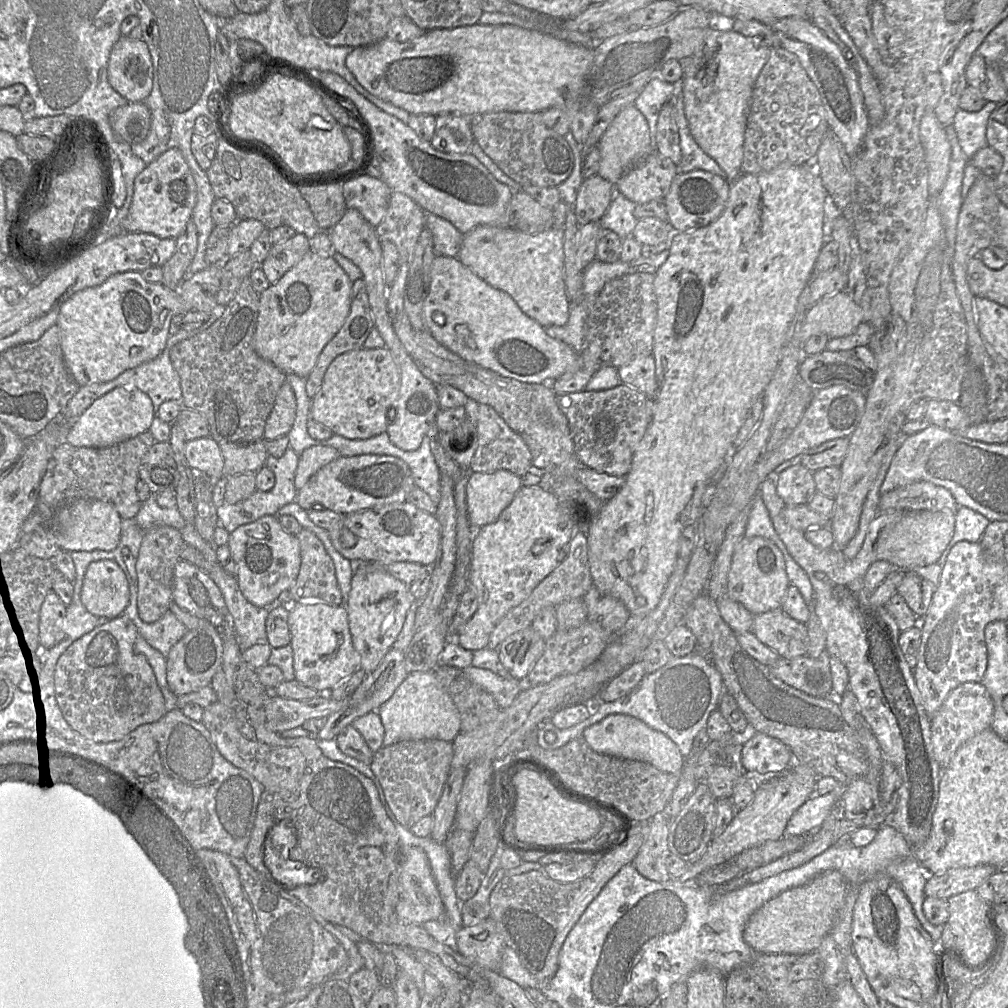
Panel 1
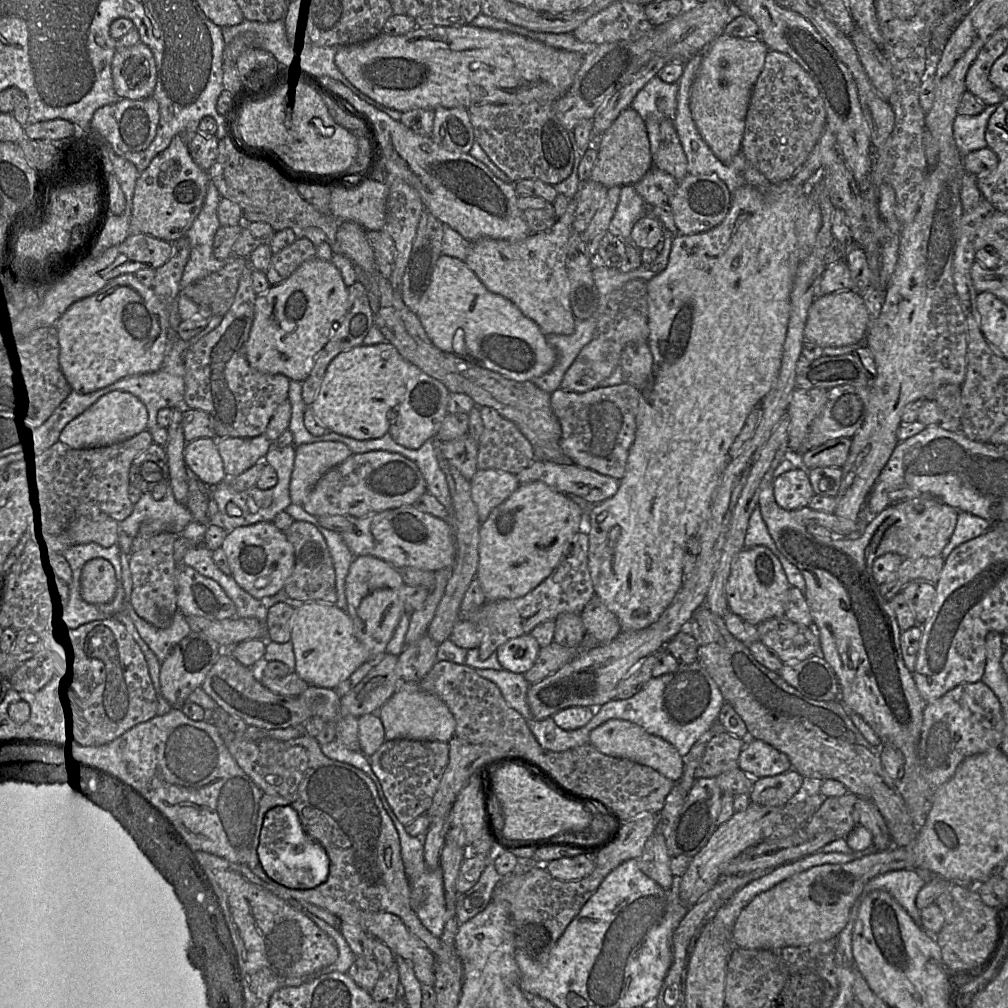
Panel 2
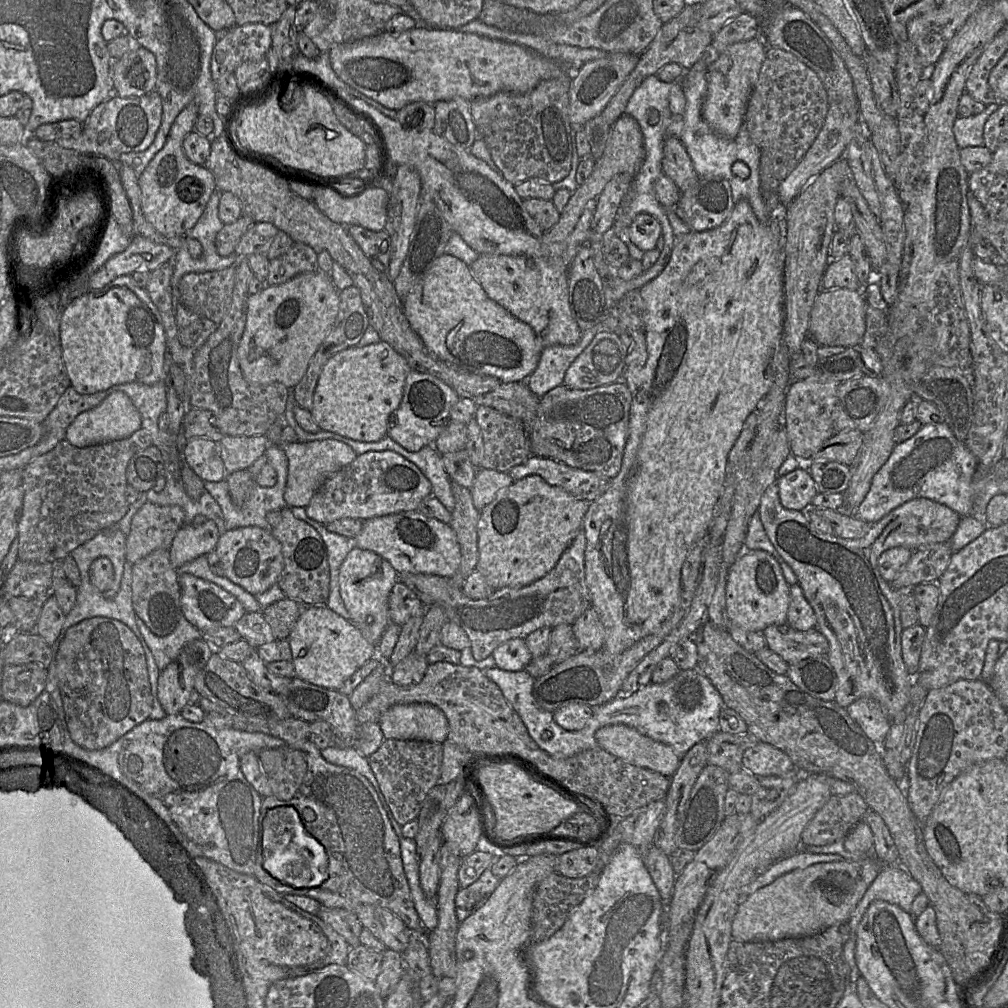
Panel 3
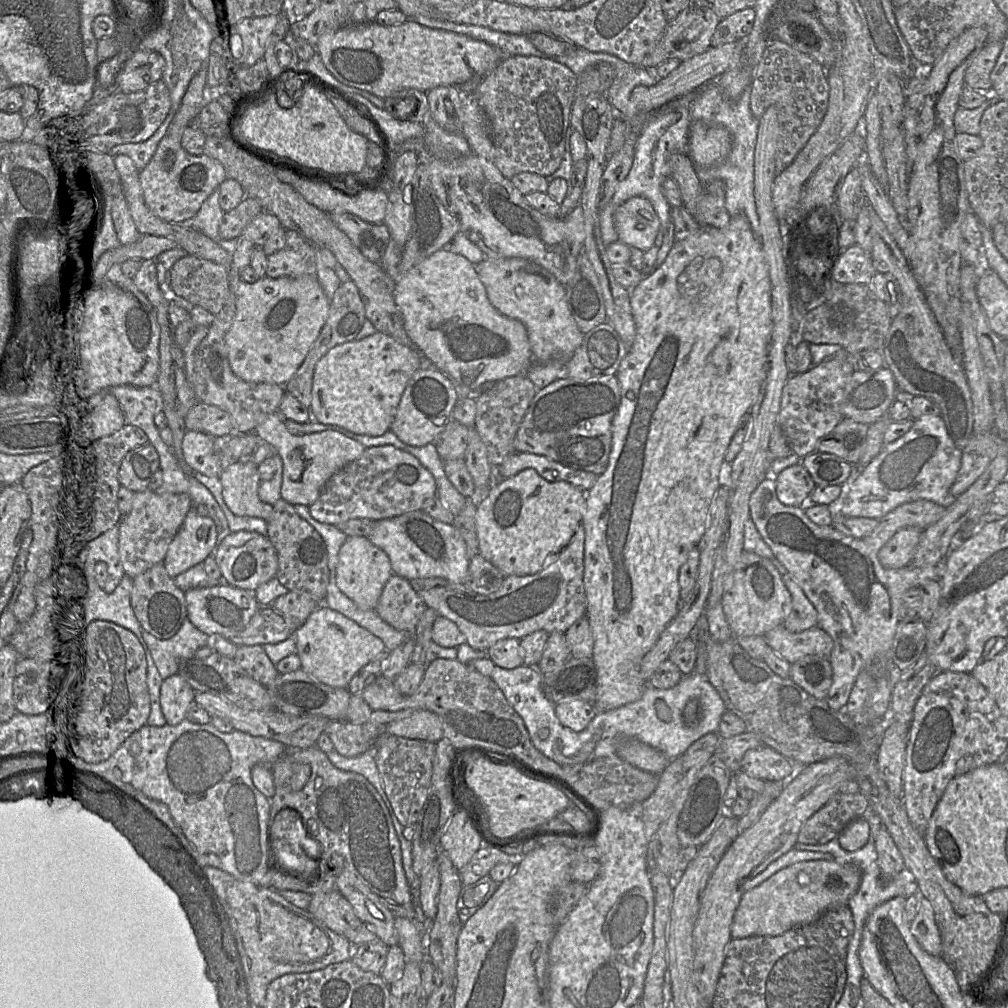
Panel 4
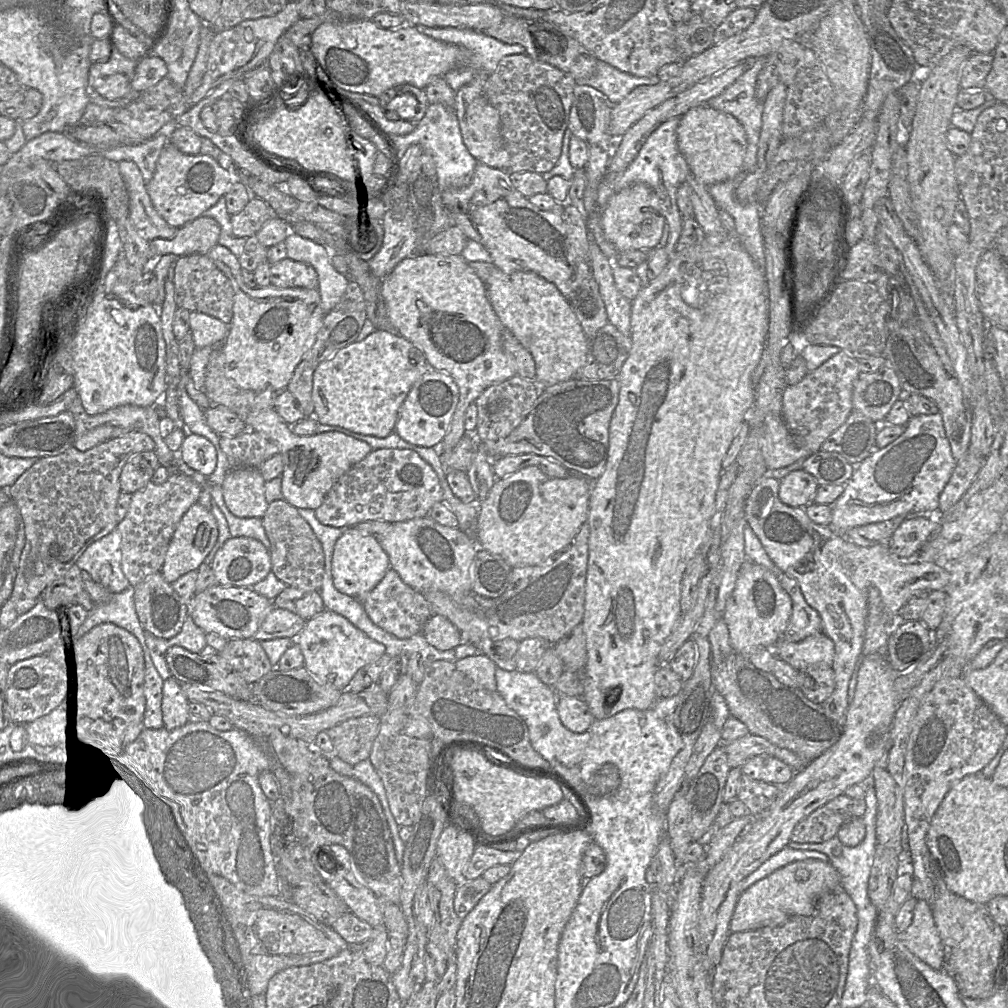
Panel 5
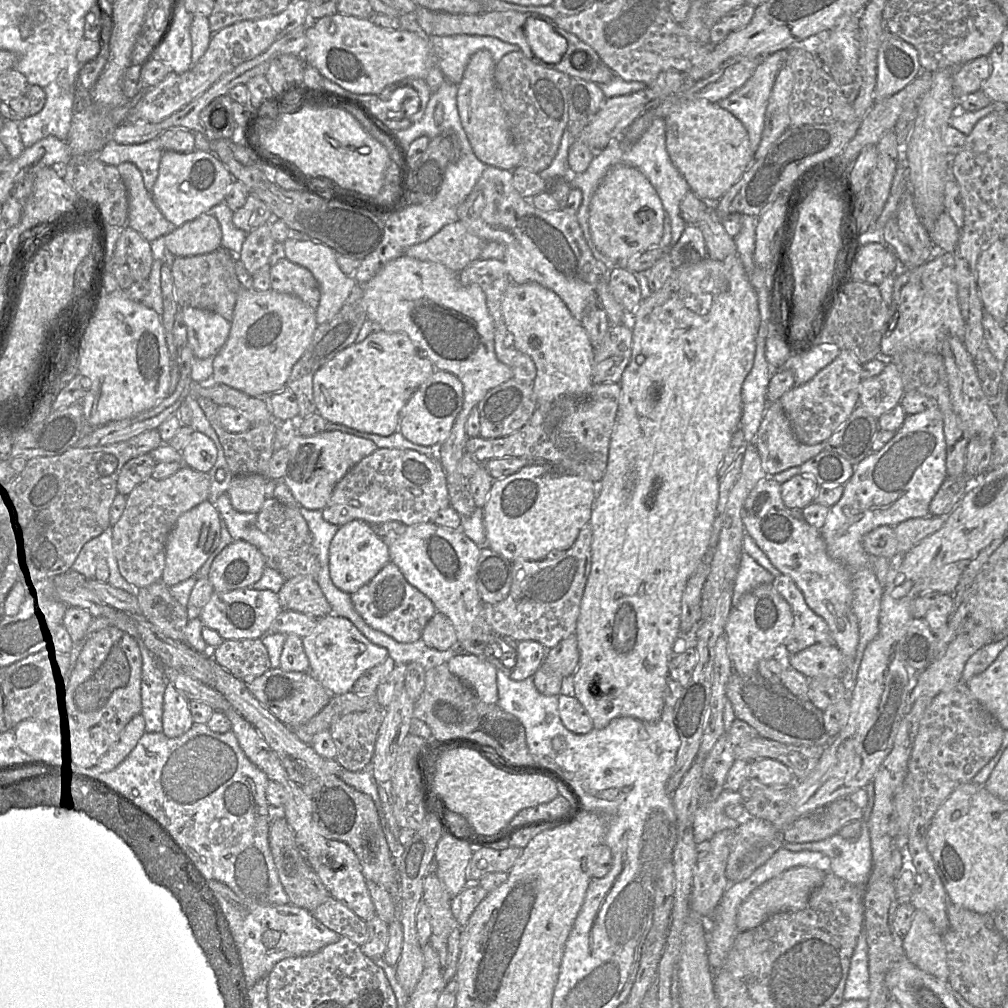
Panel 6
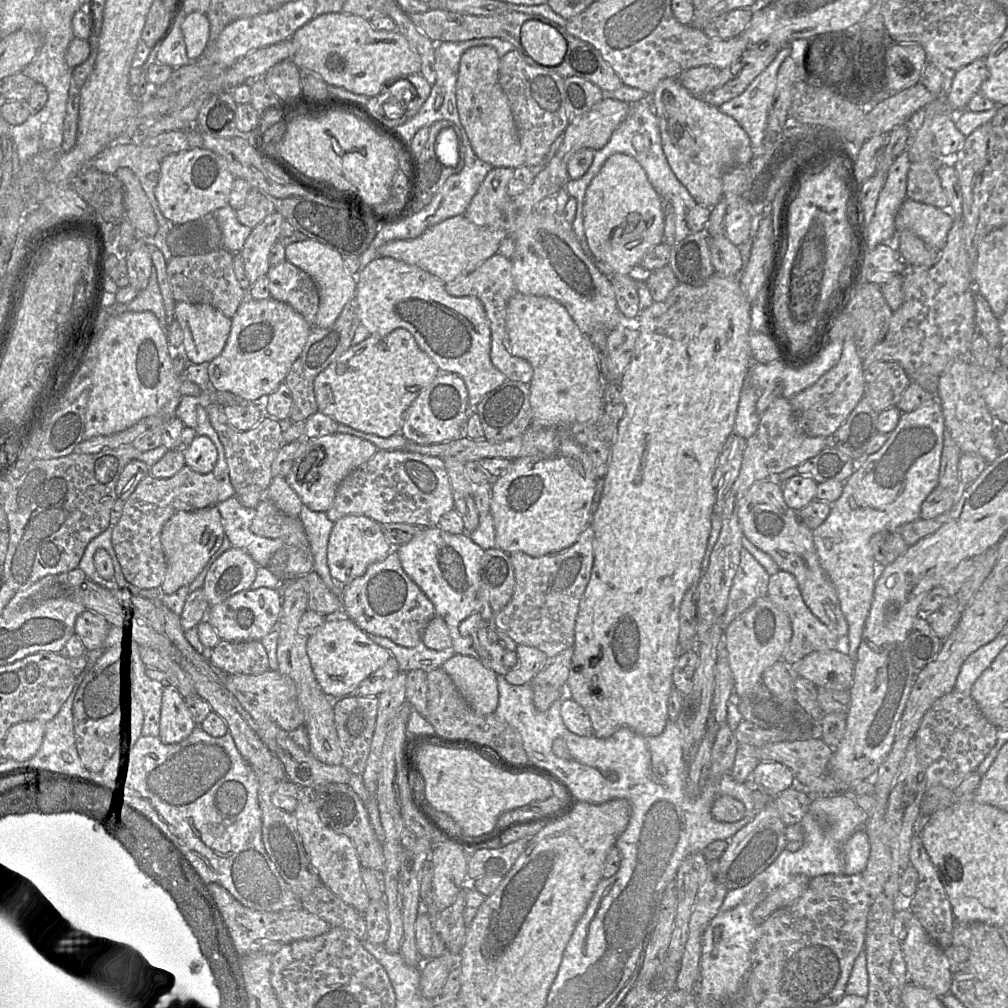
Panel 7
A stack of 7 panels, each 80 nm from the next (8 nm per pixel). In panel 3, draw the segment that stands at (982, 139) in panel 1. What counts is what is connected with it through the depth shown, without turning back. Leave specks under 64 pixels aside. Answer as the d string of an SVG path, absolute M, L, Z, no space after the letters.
M1001 102L986 106L984 111L970 117L958 116L954 122L953 132L960 149L984 146L984 126L988 118L999 108Z

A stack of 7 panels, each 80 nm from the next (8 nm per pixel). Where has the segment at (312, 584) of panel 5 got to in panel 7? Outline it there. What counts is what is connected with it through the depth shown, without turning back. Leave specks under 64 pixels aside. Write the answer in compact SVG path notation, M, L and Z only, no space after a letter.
M268 498L262 499L255 509L256 514L250 525L250 530L255 535L272 539L280 538L285 545L309 543L299 517L286 515Z

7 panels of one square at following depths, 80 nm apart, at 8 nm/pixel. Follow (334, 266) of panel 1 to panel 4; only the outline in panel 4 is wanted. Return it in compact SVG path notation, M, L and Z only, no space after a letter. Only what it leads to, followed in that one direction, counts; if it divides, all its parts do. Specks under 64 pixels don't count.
M317 275L279 279L265 277L254 284L240 280L235 283L234 297L236 314L226 336L231 370L236 377L247 383L275 384L286 391L285 386L302 365L328 317L330 301L325 296Z

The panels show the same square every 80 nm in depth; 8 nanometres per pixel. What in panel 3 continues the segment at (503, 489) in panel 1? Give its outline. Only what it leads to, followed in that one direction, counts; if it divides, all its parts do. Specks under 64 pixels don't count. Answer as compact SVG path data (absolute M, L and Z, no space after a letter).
M478 469L471 494L475 507L481 511L489 505L498 492L514 482L506 472Z

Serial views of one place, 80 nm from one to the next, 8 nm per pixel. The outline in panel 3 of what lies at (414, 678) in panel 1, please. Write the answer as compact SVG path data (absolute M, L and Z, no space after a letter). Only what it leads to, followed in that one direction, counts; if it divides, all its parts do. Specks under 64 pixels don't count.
M426 703L394 705L381 716L379 725L385 739L440 744L447 740L449 731L443 711Z

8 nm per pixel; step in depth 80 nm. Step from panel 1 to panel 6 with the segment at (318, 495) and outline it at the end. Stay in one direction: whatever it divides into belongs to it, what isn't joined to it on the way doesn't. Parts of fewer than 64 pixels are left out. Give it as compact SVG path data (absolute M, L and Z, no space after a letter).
M377 448L336 484L322 515L337 526L353 520L368 524L398 521L412 526L434 522L437 513L449 506L447 475L438 458L411 449Z

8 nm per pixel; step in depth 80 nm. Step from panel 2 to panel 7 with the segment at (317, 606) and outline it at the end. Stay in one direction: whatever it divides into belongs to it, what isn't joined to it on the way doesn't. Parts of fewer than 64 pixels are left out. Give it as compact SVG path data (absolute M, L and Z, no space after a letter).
M344 615L327 618L324 625L308 637L306 651L320 688L332 700L356 693L360 683L391 657L387 649L374 643L366 632Z

